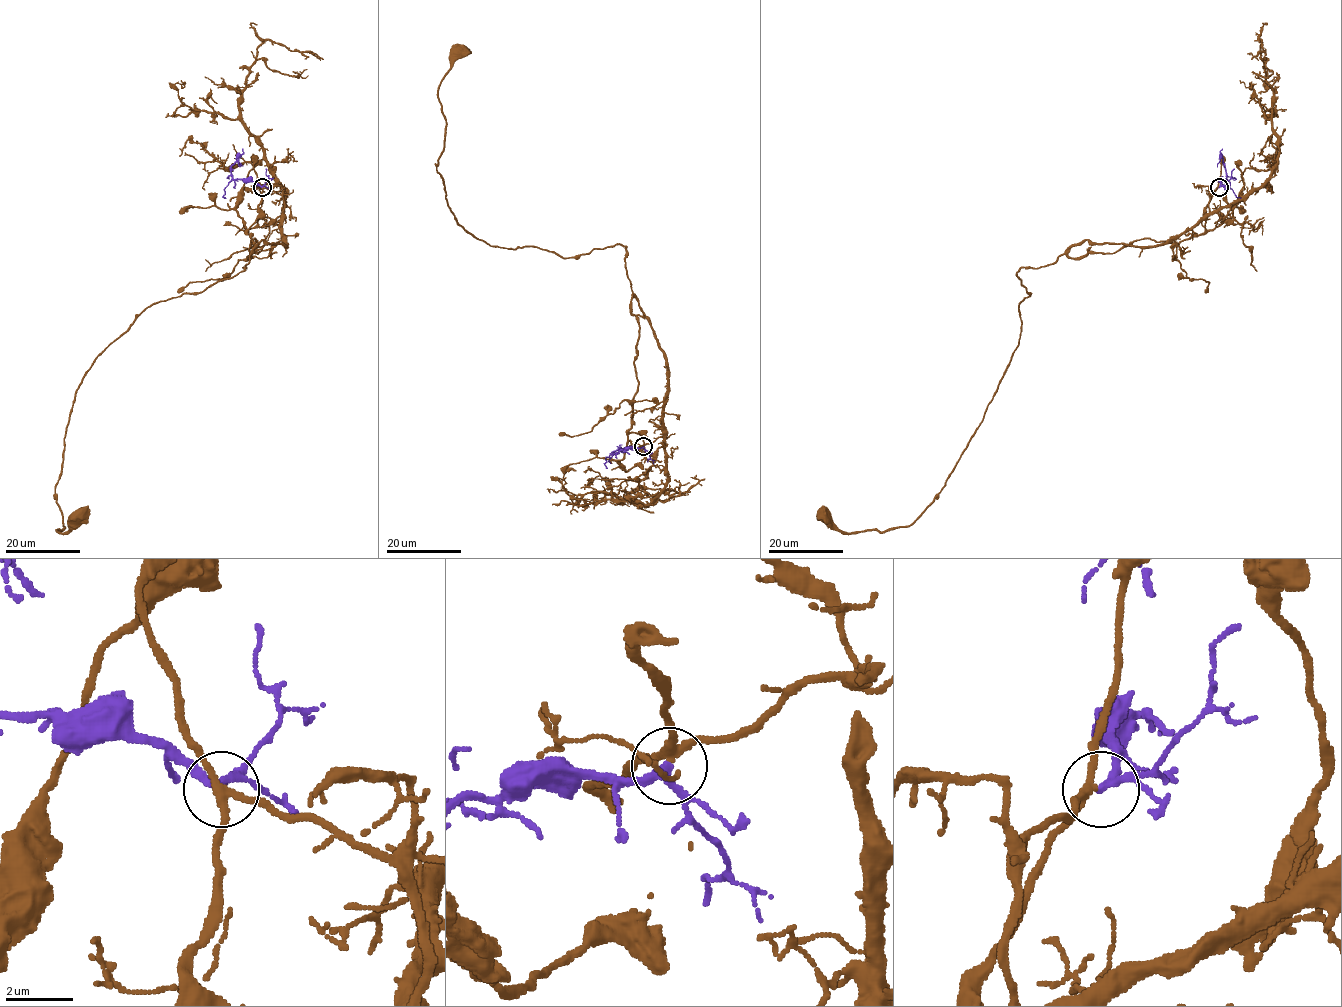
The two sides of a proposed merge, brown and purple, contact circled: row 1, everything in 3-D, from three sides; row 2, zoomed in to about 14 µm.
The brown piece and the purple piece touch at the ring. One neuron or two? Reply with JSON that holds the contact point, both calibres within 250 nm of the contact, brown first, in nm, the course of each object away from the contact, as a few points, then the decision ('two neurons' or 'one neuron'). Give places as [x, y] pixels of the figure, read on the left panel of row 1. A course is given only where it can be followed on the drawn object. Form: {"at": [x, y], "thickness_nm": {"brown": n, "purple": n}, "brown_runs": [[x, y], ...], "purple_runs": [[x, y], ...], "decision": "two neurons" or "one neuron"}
{"at": [262, 187], "thickness_nm": {"brown": 200, "purple": 220}, "brown_runs": [[262, 187], [247, 231], [257, 253], [244, 269], [152, 304], [86, 373], [55, 487], [57, 530], [81, 514]], "purple_runs": [[262, 187], [250, 179], [232, 177], [230, 167], [243, 149]], "decision": "one neuron"}

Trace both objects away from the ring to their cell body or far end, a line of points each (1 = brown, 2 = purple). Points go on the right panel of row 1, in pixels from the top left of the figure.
1: (1219, 187), (1200, 235), (1022, 267), (1030, 293), (1018, 346), (932, 503), (882, 532), (844, 533), (825, 514)
2: (1219, 187), (1220, 179), (1226, 177), (1222, 149)

